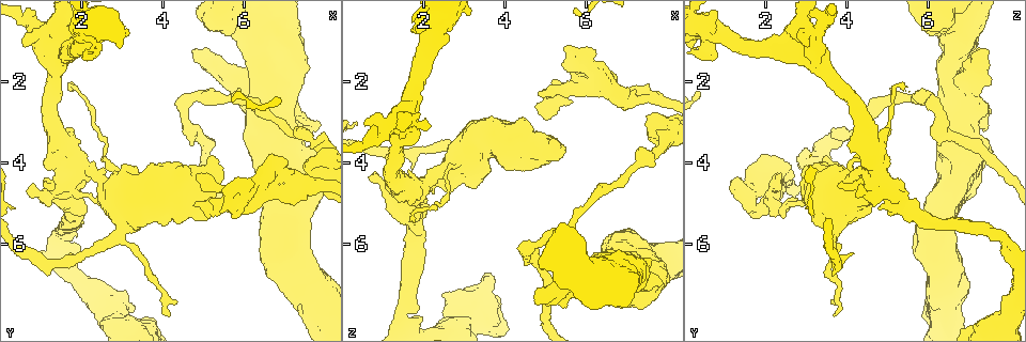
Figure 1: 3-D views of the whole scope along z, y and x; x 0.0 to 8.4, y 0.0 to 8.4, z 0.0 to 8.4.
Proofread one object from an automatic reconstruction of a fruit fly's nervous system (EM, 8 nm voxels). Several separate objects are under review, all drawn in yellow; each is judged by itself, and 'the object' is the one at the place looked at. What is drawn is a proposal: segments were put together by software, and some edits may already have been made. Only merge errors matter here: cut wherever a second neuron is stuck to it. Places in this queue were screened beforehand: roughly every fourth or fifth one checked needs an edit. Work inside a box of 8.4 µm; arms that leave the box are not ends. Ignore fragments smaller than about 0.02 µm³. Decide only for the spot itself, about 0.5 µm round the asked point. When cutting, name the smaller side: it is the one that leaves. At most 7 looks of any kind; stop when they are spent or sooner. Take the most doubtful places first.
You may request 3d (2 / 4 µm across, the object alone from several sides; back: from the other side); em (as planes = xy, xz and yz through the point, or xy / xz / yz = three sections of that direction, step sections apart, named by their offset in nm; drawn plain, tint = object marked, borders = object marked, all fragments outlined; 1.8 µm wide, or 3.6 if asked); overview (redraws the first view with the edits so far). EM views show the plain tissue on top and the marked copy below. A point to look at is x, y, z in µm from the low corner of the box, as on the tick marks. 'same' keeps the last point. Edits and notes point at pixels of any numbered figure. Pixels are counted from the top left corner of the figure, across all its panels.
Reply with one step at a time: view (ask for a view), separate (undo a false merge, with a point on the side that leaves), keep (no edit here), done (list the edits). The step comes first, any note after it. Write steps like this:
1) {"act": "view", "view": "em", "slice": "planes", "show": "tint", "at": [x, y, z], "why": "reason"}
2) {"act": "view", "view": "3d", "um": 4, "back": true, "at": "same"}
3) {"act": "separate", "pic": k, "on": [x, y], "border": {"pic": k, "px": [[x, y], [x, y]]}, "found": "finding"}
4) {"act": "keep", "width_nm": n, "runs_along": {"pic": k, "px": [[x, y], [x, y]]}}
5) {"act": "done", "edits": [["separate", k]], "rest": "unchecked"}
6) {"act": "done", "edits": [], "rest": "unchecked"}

{"act": "view", "view": "3d", "um": 2, "at": [5.75, 4.90, 2.15], "why": "thick turns thin"}

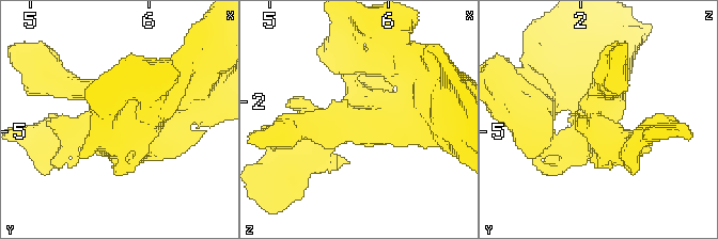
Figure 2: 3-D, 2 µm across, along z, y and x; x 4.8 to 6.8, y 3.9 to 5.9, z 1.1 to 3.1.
{"act": "view", "view": "em", "slice": "planes", "show": "tint", "at": [5.78, 4.88, 2.14]}

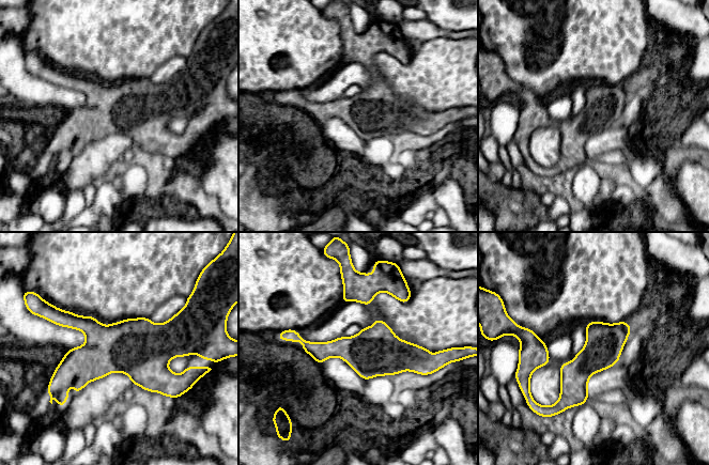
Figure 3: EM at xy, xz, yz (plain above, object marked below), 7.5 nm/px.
{"act": "keep", "width_nm": 280, "runs_along": {"pic": 3, "px": [[296, 336], [312, 349], [422, 357]]}, "found": "all the same neuron"}

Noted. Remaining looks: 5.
{"act": "view", "view": "em", "slice": "planes", "show": "borders", "at": [7.75, 3.55, 3.75], "why": "narrows sharply"}

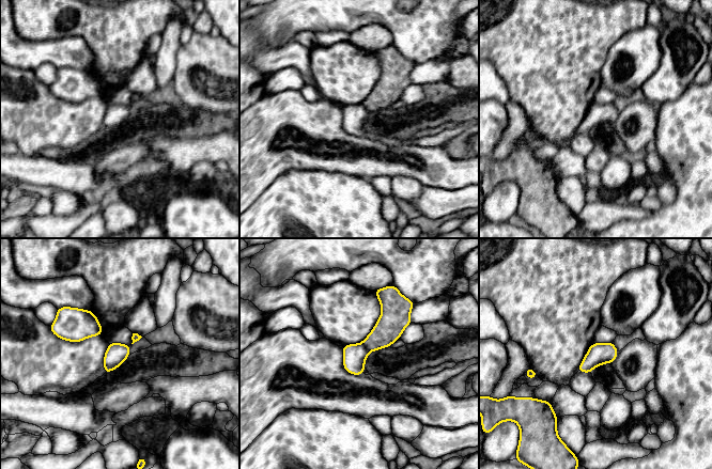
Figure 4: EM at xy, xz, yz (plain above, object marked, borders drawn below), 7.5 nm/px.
{"act": "separate", "pic": 4, "on": [354, 355], "border": {"pic": 4, "px": [[362, 342], [368, 352]]}, "found": "a second neuron is stuck on"}

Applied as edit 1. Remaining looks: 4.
{"act": "done", "edits": [["separate", 4]], "rest": "unchecked"}

